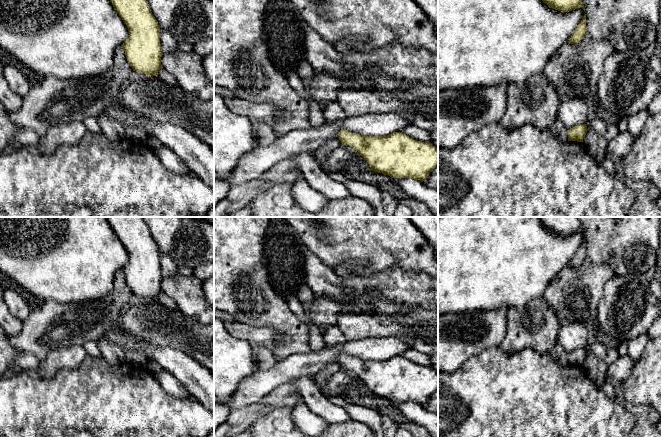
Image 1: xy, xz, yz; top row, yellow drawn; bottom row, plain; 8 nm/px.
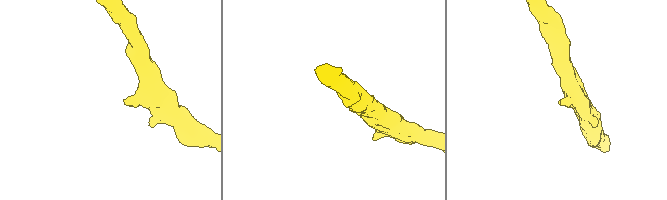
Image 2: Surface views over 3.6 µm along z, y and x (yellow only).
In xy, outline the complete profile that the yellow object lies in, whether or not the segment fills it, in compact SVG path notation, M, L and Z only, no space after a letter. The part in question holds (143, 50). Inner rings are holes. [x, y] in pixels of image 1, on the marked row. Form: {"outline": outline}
{"outline": "M110 0L110 2L129 30L129 36L122 44L122 48L133 71L148 77L158 76L158 71L163 68L161 64L163 51L160 44L160 28L149 4L146 0Z"}

